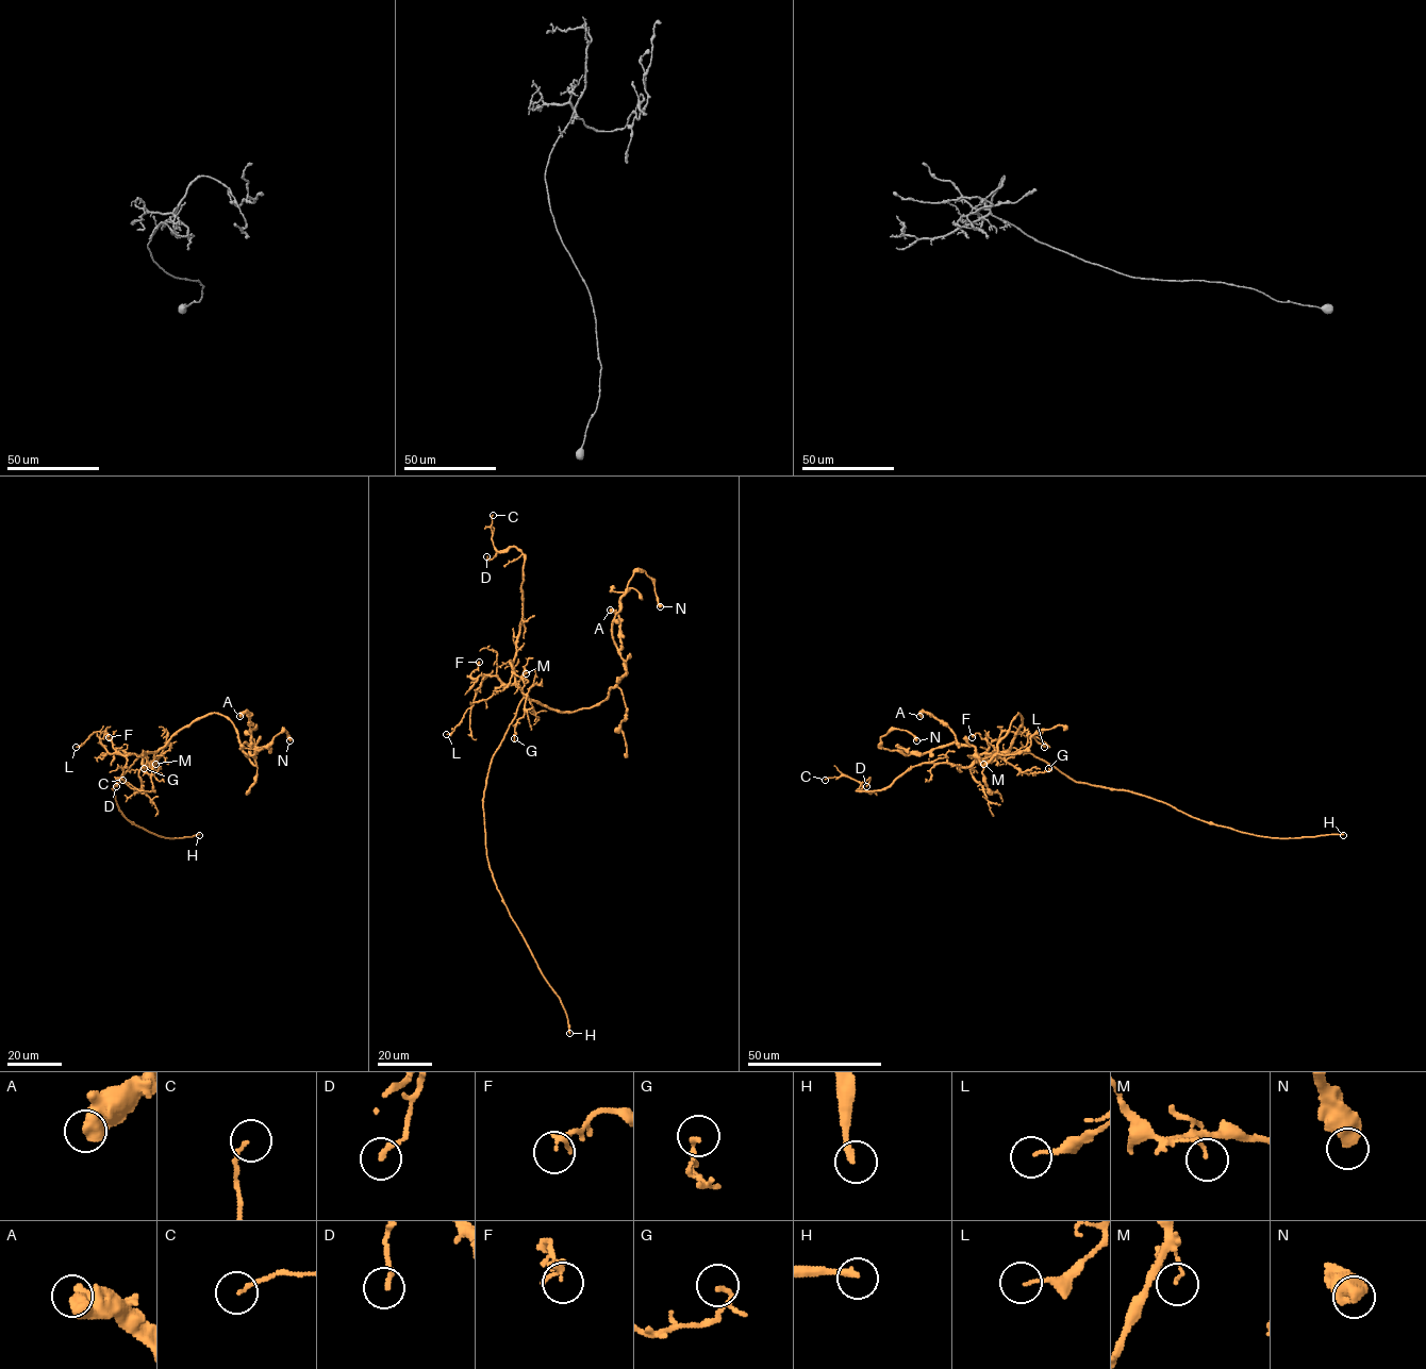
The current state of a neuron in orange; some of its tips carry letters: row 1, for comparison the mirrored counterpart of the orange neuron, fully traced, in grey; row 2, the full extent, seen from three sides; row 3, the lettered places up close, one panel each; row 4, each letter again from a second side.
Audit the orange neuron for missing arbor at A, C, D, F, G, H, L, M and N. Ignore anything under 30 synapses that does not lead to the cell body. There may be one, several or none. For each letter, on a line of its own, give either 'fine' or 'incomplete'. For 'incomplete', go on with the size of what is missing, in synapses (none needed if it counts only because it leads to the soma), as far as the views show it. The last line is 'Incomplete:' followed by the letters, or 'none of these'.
A: fine
C: fine
D: fine
F: fine
G: fine
H: incomplete
L: fine
M: fine
N: fine
Incomplete: H

